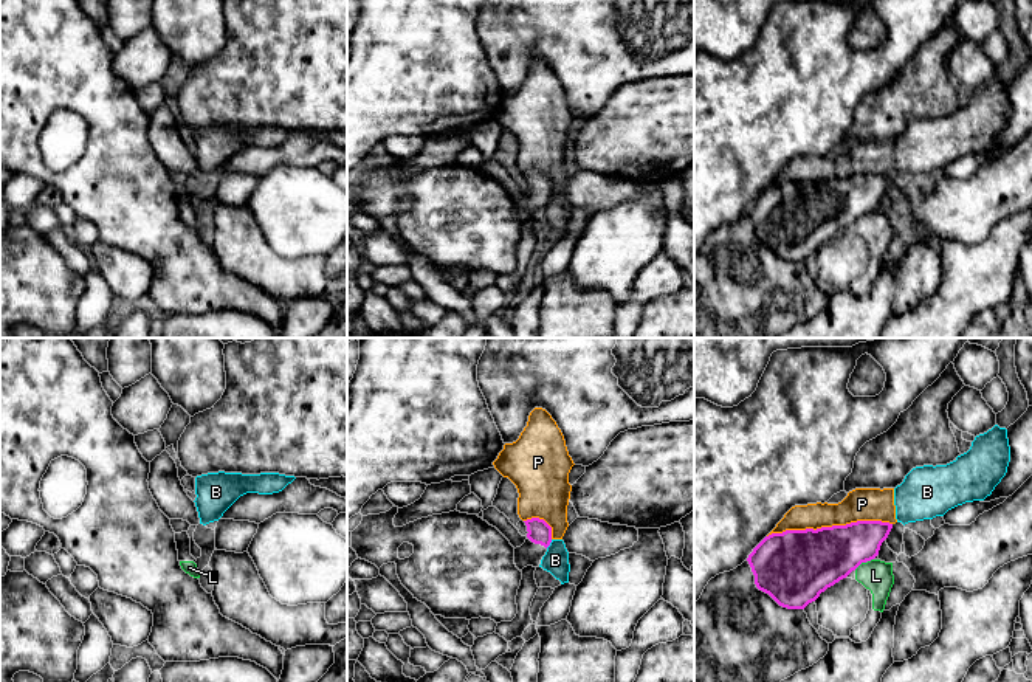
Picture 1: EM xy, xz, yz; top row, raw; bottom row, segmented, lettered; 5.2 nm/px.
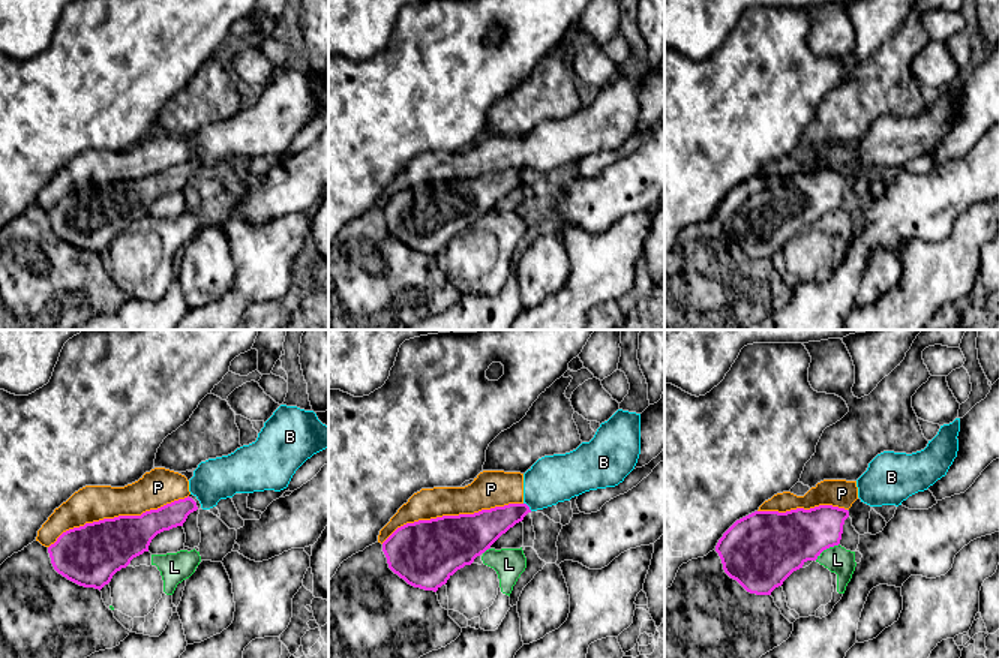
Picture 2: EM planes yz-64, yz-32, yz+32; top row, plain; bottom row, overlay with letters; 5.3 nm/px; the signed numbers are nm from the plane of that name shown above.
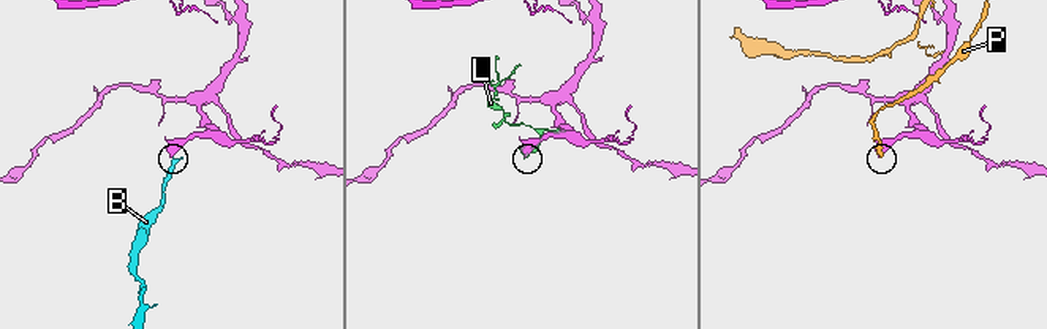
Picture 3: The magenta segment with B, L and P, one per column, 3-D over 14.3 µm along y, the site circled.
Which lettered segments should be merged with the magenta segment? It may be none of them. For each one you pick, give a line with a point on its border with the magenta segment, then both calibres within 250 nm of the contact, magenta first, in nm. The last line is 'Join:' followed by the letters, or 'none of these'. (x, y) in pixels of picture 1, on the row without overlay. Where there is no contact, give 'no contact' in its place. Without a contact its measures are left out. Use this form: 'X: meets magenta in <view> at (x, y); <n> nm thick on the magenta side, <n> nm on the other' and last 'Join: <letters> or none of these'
Join: none of these

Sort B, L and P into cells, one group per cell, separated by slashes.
B P / L

